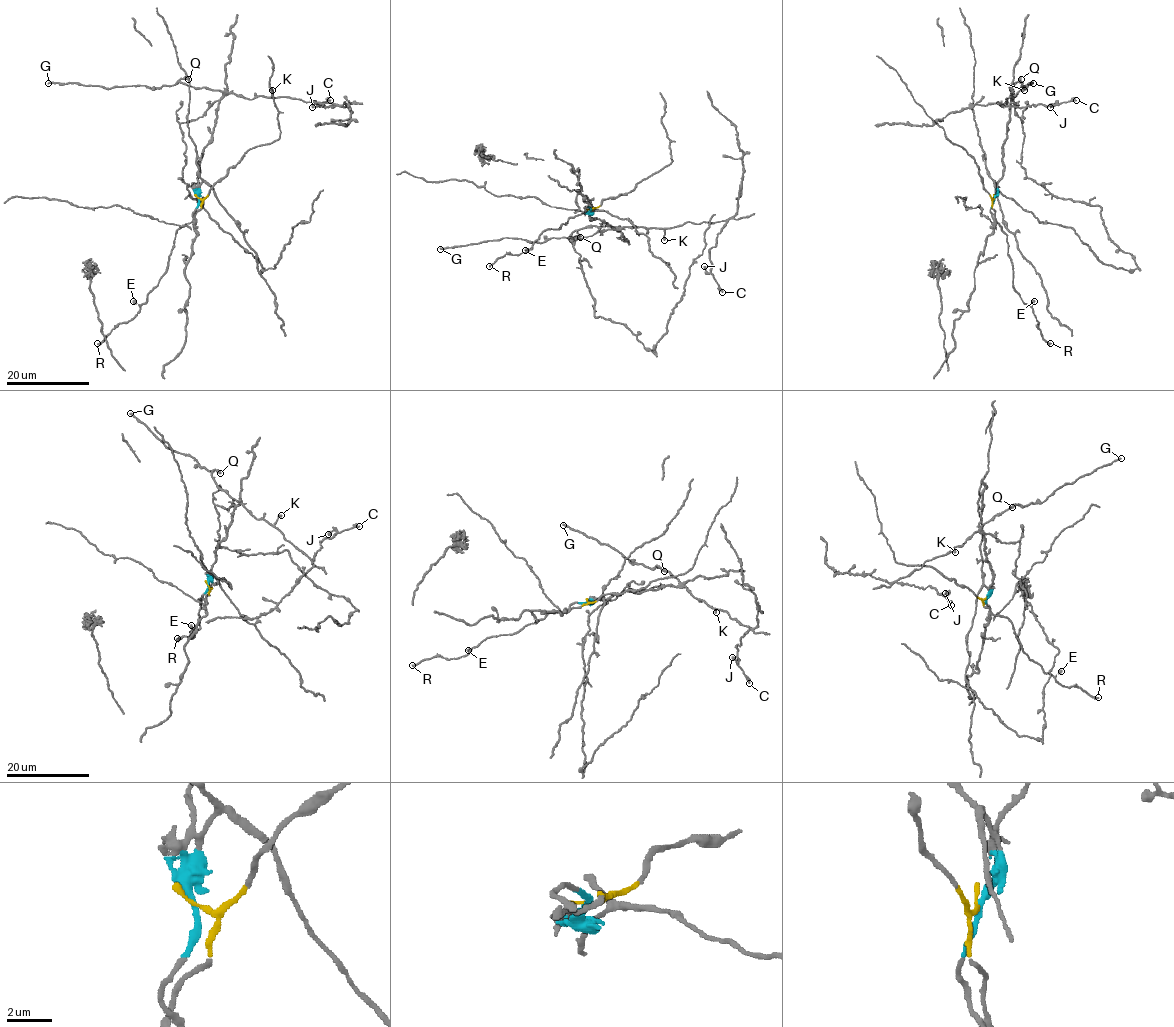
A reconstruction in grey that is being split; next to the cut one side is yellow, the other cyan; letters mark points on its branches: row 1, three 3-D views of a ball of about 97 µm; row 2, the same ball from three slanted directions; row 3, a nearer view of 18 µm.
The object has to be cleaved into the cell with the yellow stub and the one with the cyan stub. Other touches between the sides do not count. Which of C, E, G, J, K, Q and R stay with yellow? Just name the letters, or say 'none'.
E, R

